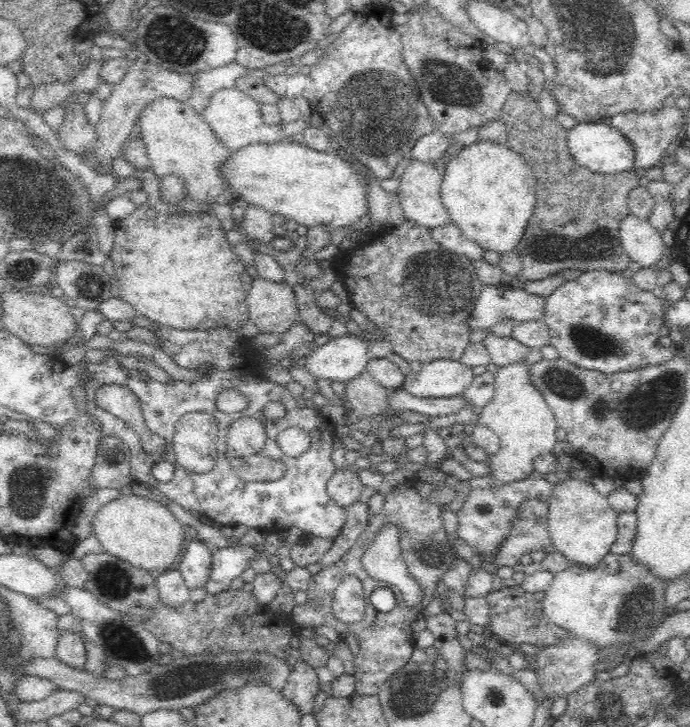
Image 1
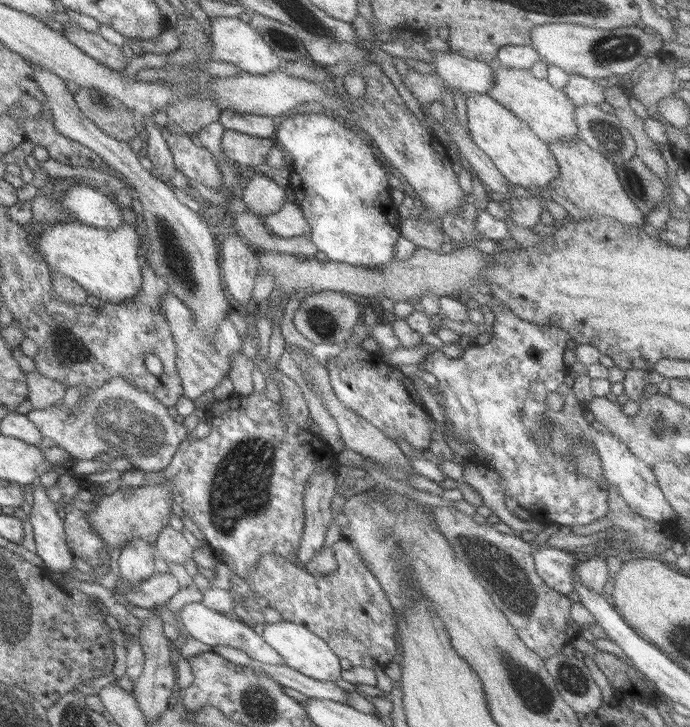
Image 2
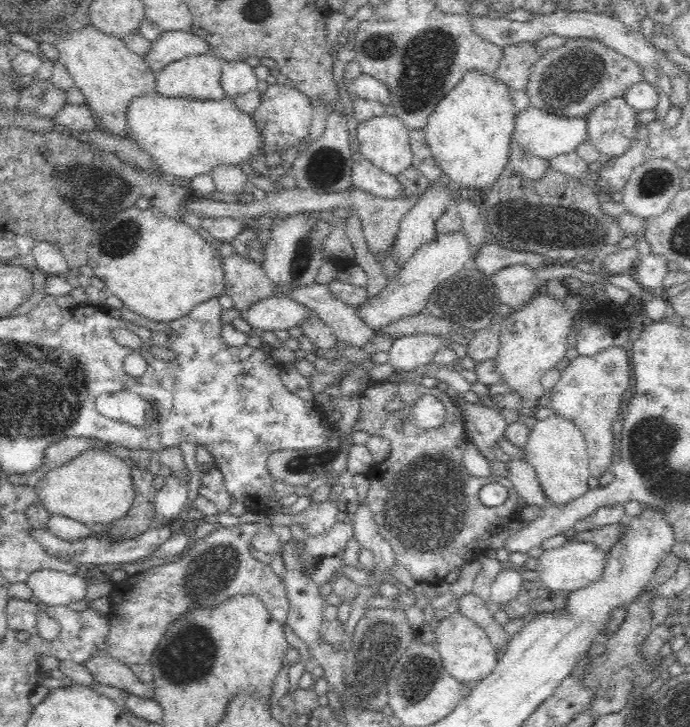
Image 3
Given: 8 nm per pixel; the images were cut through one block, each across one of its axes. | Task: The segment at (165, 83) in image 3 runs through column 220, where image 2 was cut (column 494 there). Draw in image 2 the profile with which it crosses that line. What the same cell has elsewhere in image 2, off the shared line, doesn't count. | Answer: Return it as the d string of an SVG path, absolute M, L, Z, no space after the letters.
M496 60L487 66L493 72L493 86L486 92L501 106L512 112L545 145L549 143L567 143L577 138L574 121L574 104L563 91L547 84L545 80L533 77L528 70L503 69Z

